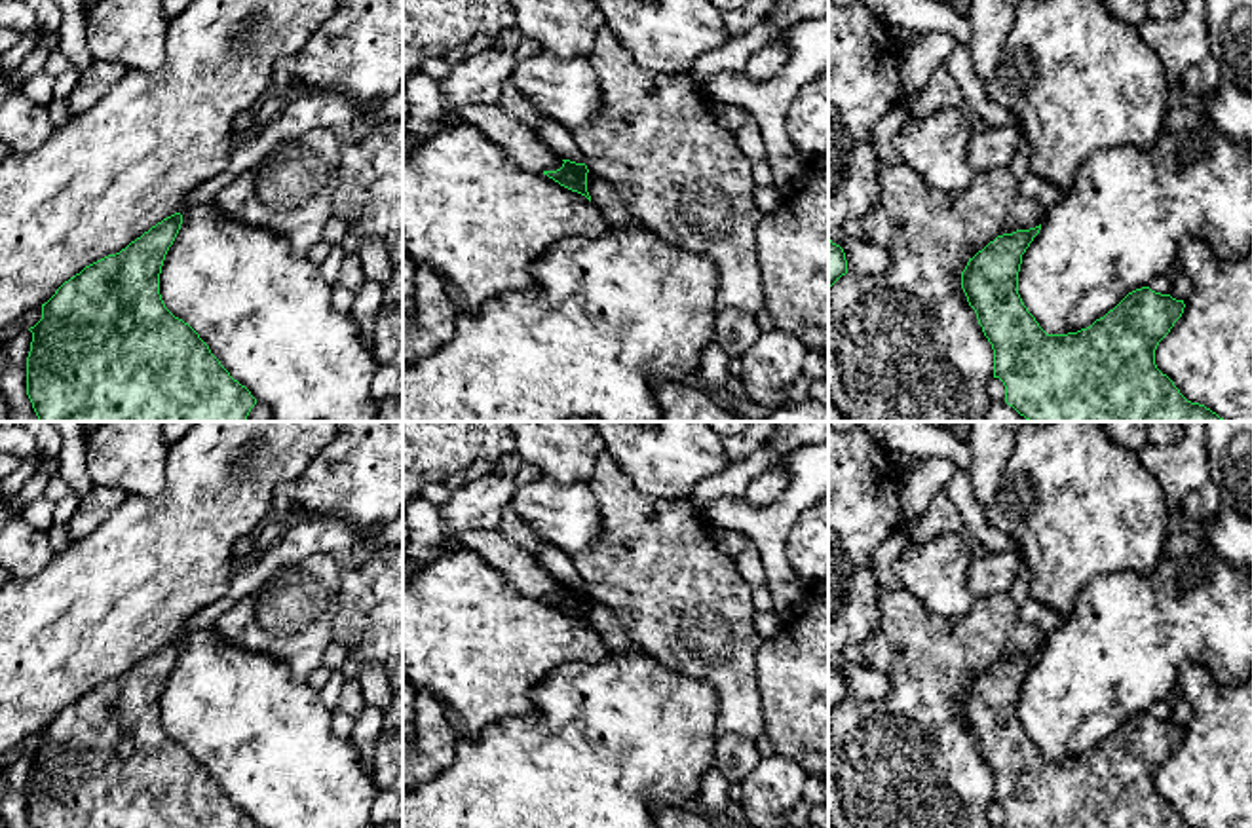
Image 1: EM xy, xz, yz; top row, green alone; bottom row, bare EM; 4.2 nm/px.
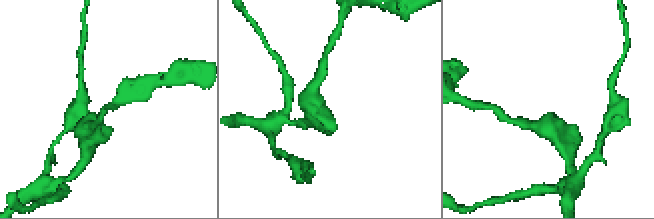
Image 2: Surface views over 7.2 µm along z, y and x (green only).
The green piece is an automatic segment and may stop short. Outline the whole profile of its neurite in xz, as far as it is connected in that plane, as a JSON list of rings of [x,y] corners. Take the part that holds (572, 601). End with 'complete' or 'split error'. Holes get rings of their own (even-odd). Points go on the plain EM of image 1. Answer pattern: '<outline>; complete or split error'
[[[562,585],[562,593],[557,596],[543,596],[543,600],[547,600],[549,604],[553,604],[555,608],[559,608],[560,612],[578,617],[581,621],[585,621],[591,627],[591,621],[587,617],[587,591],[585,589],[576,589],[570,585]]]; complete

